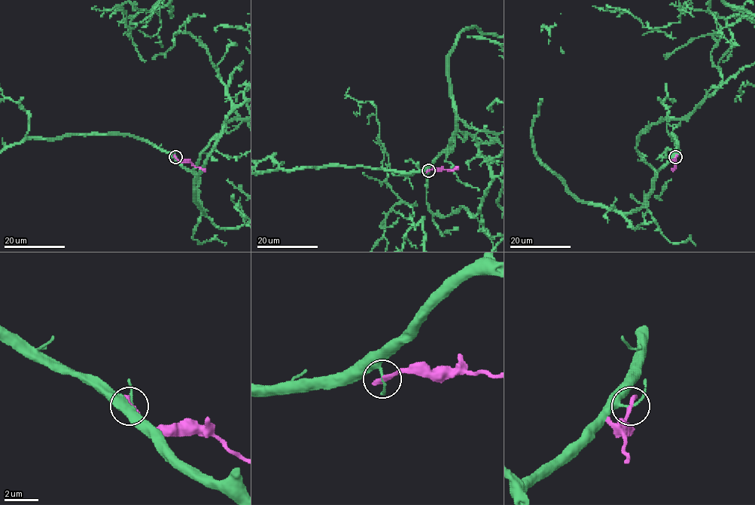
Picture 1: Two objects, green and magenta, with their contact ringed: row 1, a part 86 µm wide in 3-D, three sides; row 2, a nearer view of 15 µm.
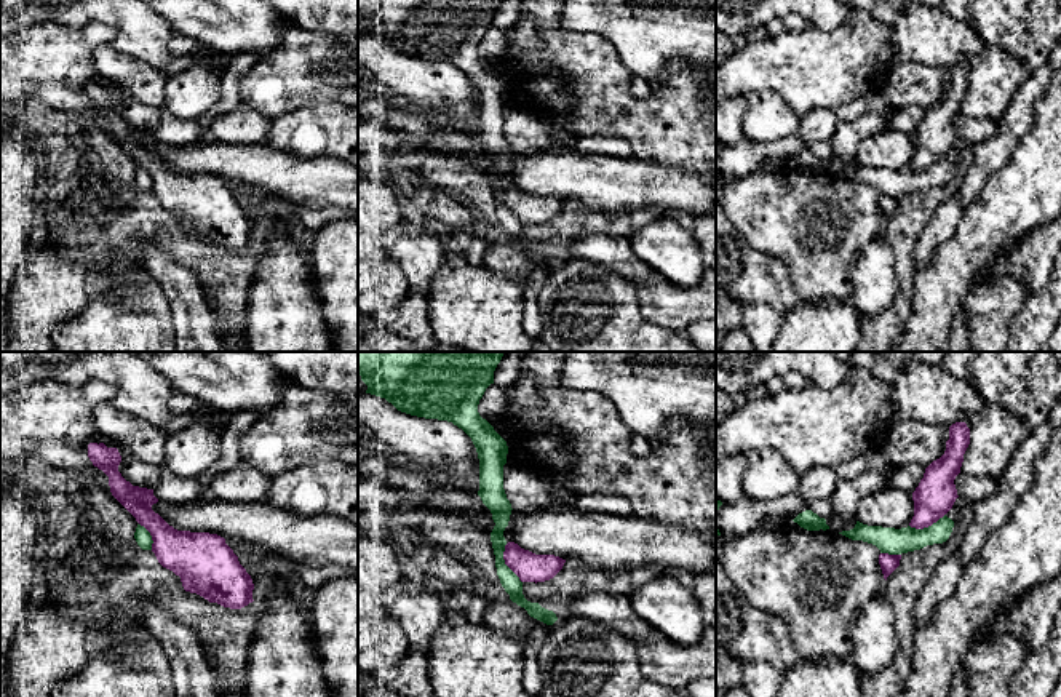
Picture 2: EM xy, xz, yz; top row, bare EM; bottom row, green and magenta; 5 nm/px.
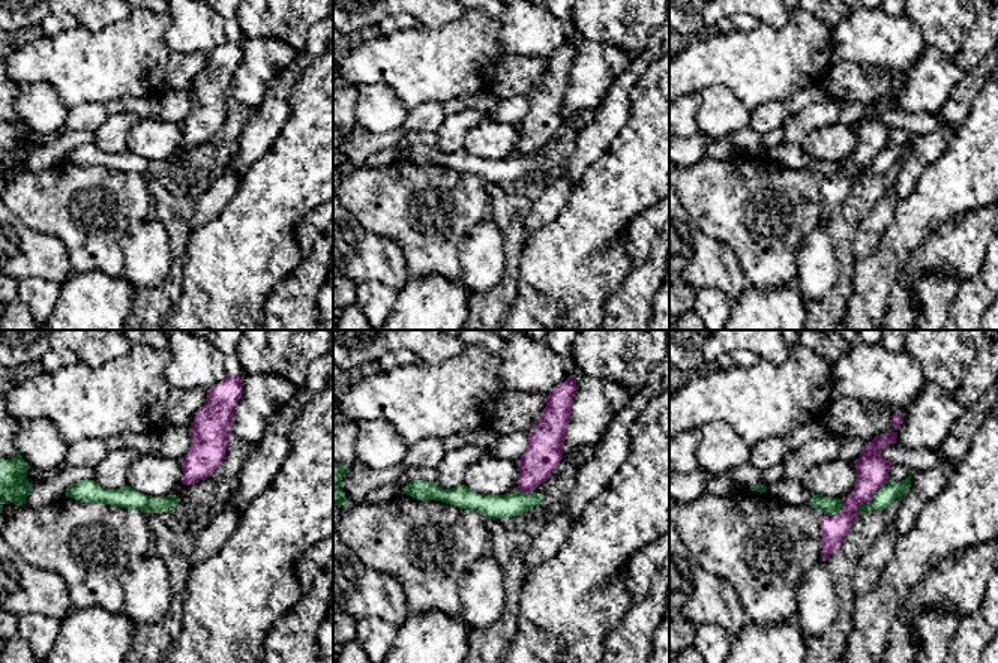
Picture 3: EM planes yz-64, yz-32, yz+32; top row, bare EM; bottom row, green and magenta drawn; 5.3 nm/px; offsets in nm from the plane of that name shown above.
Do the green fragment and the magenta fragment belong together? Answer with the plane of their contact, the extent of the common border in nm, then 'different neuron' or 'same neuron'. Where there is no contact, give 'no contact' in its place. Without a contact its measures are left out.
meets green in xz; contact 220 nm long; different neuron

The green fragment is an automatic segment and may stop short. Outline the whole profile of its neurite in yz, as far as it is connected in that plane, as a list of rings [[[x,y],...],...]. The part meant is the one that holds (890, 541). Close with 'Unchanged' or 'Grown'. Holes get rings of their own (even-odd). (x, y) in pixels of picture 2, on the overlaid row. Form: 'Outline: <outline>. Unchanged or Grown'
Outline: [[[946,515],[940,518],[928,528],[882,528],[882,526],[868,526],[856,521],[855,528],[850,531],[842,531],[839,534],[852,539],[863,540],[876,545],[880,553],[901,555],[914,550],[920,550],[927,545],[943,544],[949,539],[954,528],[954,521]]]. Unchanged

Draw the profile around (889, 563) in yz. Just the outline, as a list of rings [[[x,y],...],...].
[[[888,553],[879,555],[879,564],[885,580],[900,566],[900,560],[901,555],[888,555]]]

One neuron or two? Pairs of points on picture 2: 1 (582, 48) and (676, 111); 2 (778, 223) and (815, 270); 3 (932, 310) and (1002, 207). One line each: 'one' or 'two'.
1: one
2: one
3: one

